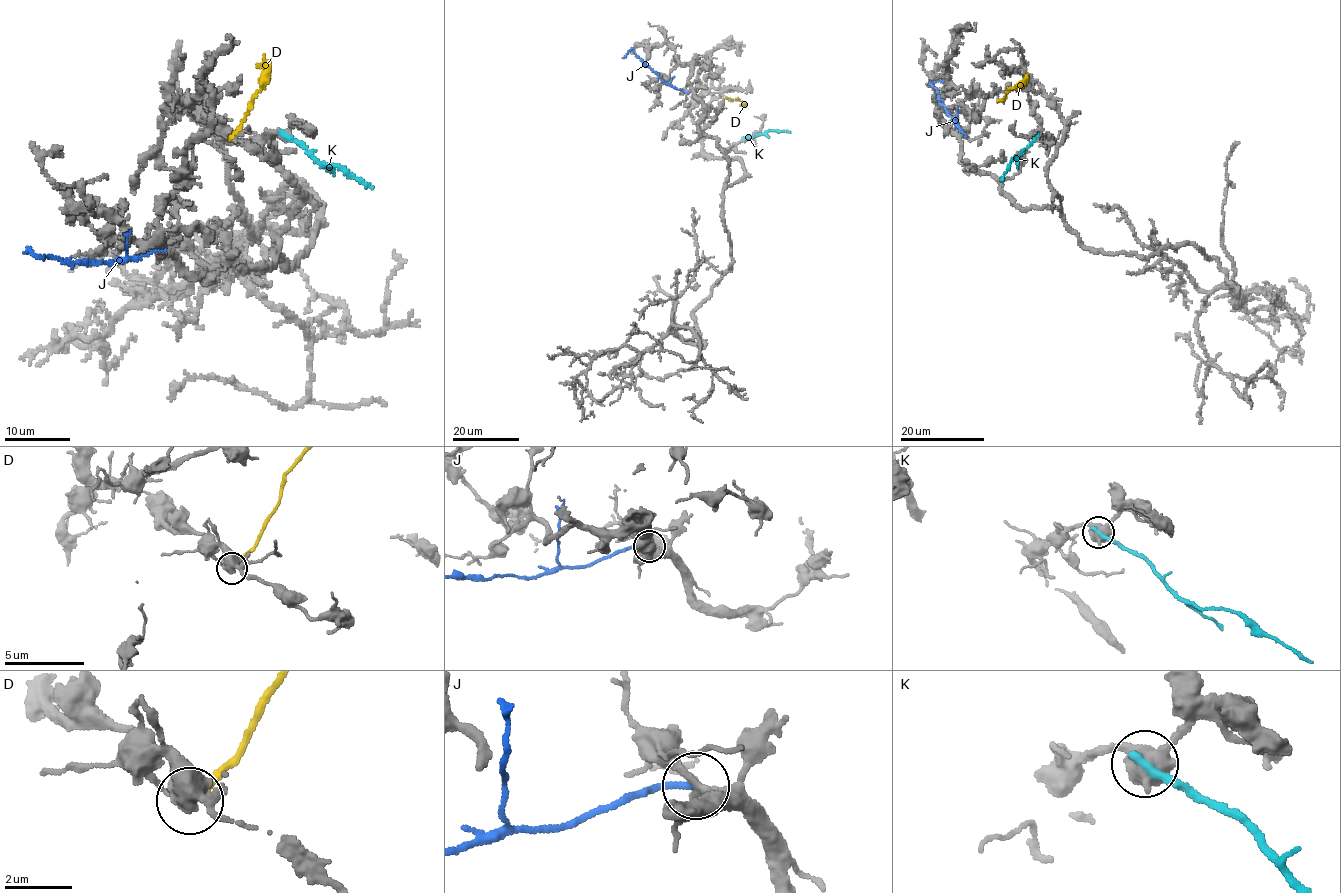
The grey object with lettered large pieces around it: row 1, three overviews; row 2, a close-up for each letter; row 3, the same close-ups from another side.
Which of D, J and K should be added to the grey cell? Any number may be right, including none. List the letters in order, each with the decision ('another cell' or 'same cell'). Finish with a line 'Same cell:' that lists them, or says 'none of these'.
D: another cell
J: another cell
K: another cell
Same cell: none of these

